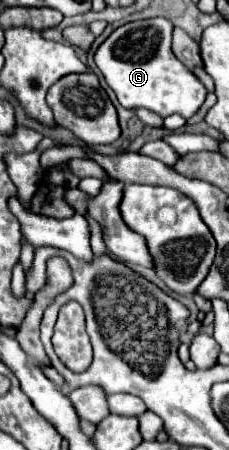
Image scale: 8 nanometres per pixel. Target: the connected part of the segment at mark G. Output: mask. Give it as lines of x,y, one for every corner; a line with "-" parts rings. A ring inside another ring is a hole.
148,18
128,22
116,28
104,44
98,48
94,60
106,78
108,86
116,92
118,102
124,108
148,108
158,112
162,118
170,114
182,114
190,118
202,106
206,98
206,88
202,82
174,58
170,50
172,24
166,18

